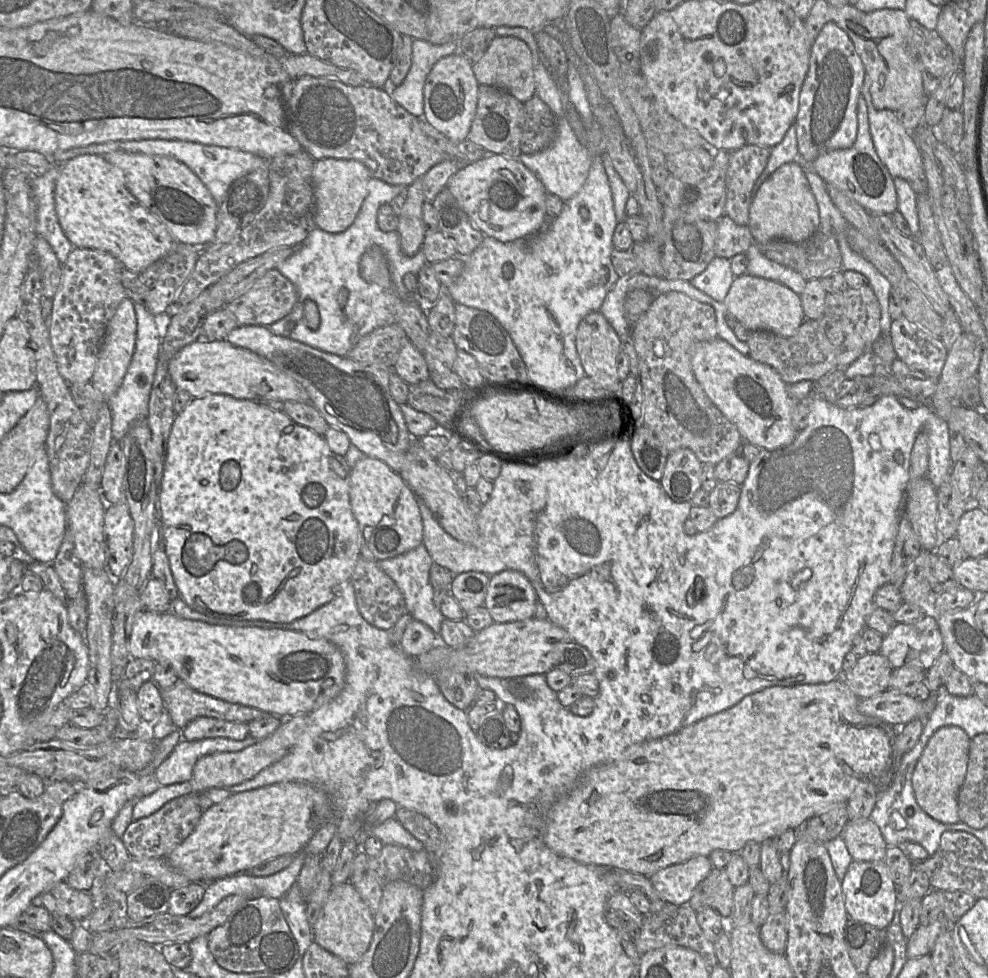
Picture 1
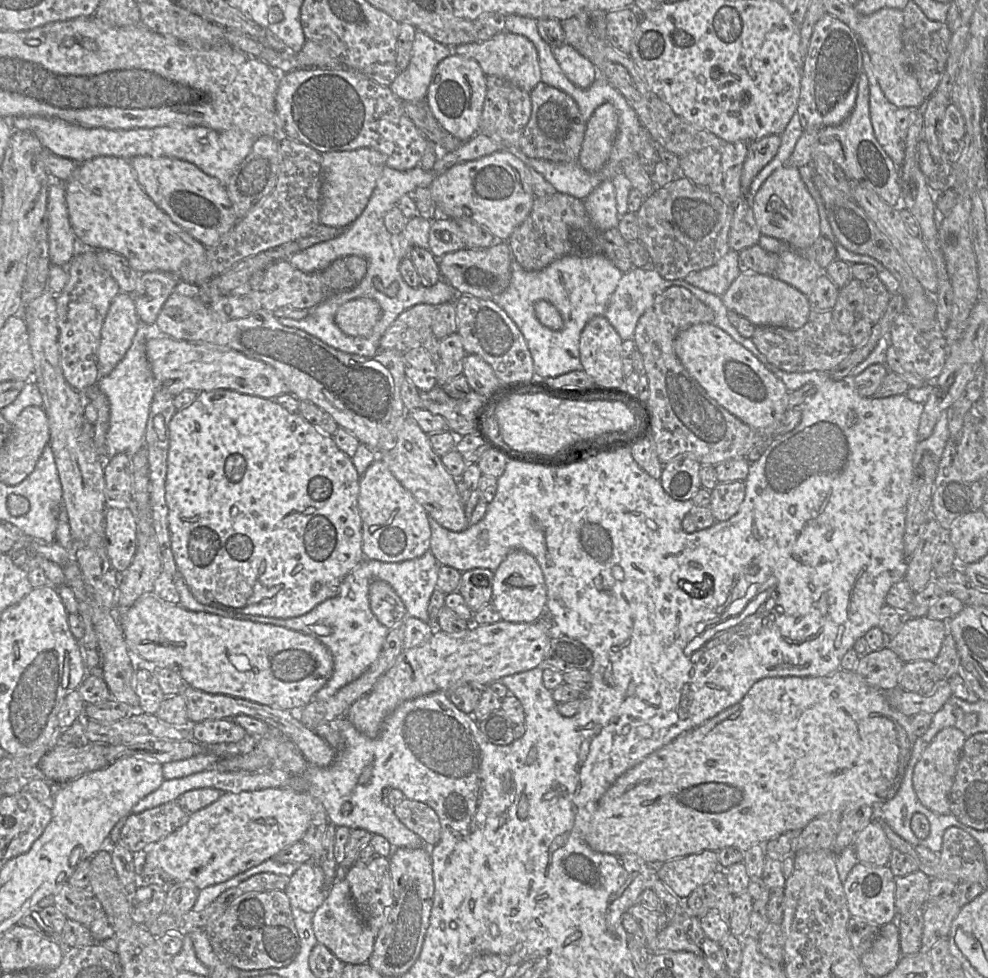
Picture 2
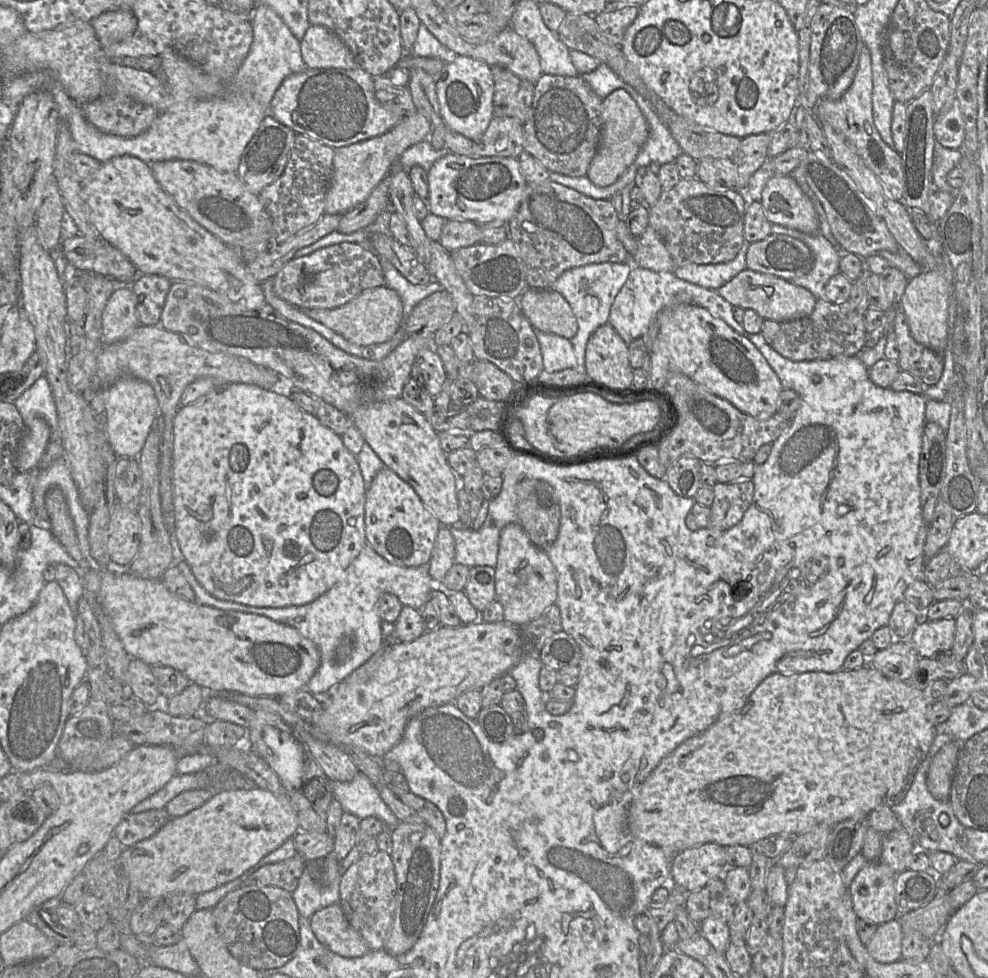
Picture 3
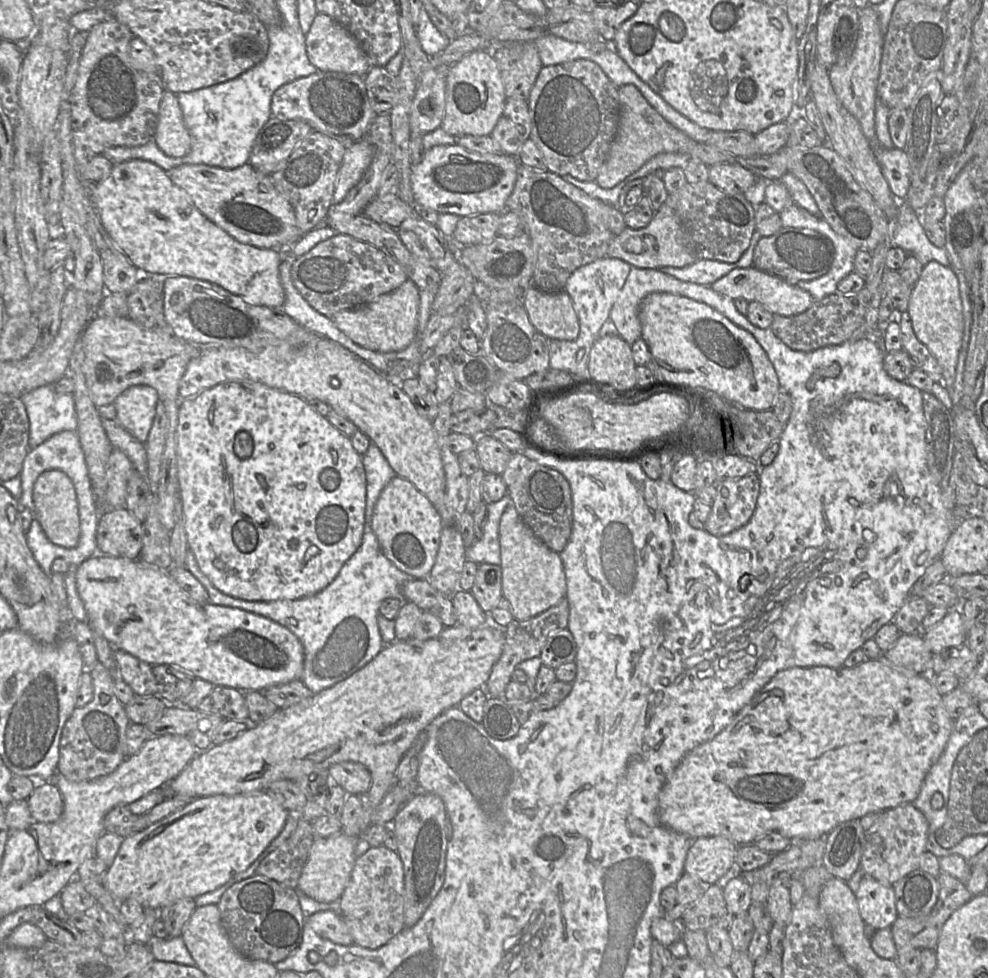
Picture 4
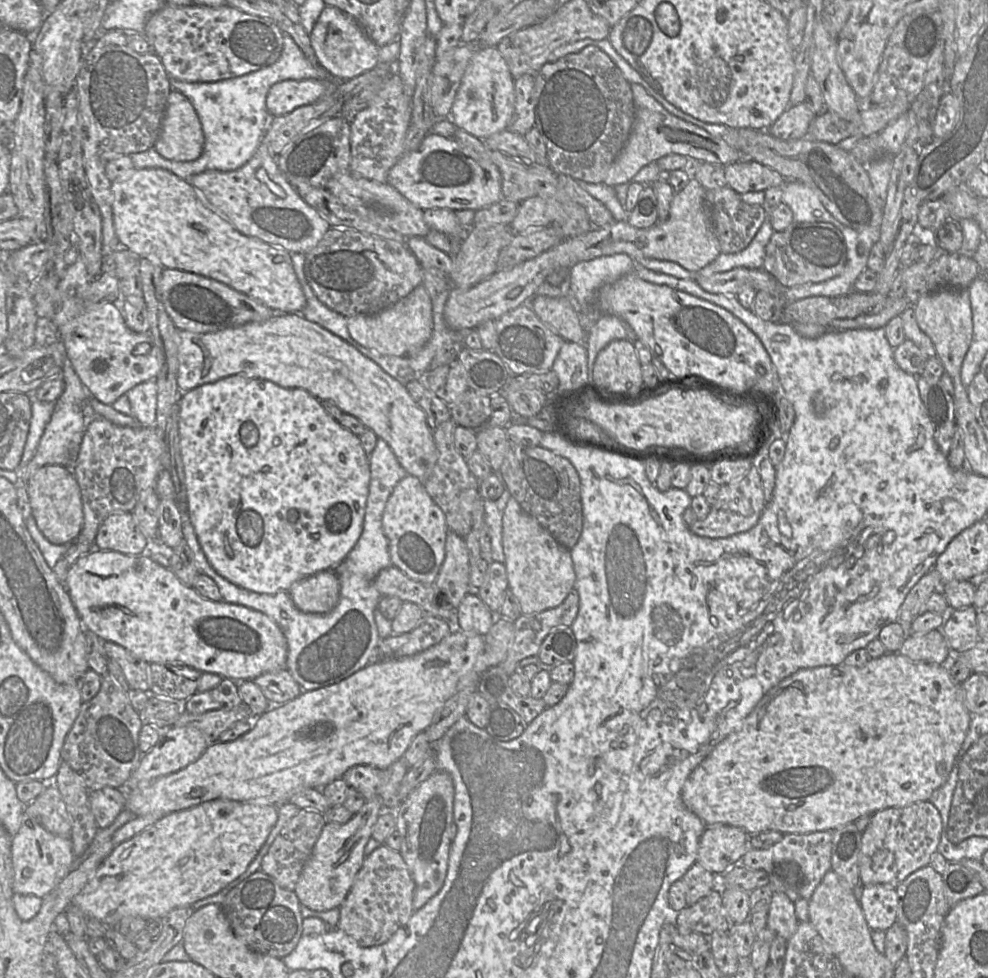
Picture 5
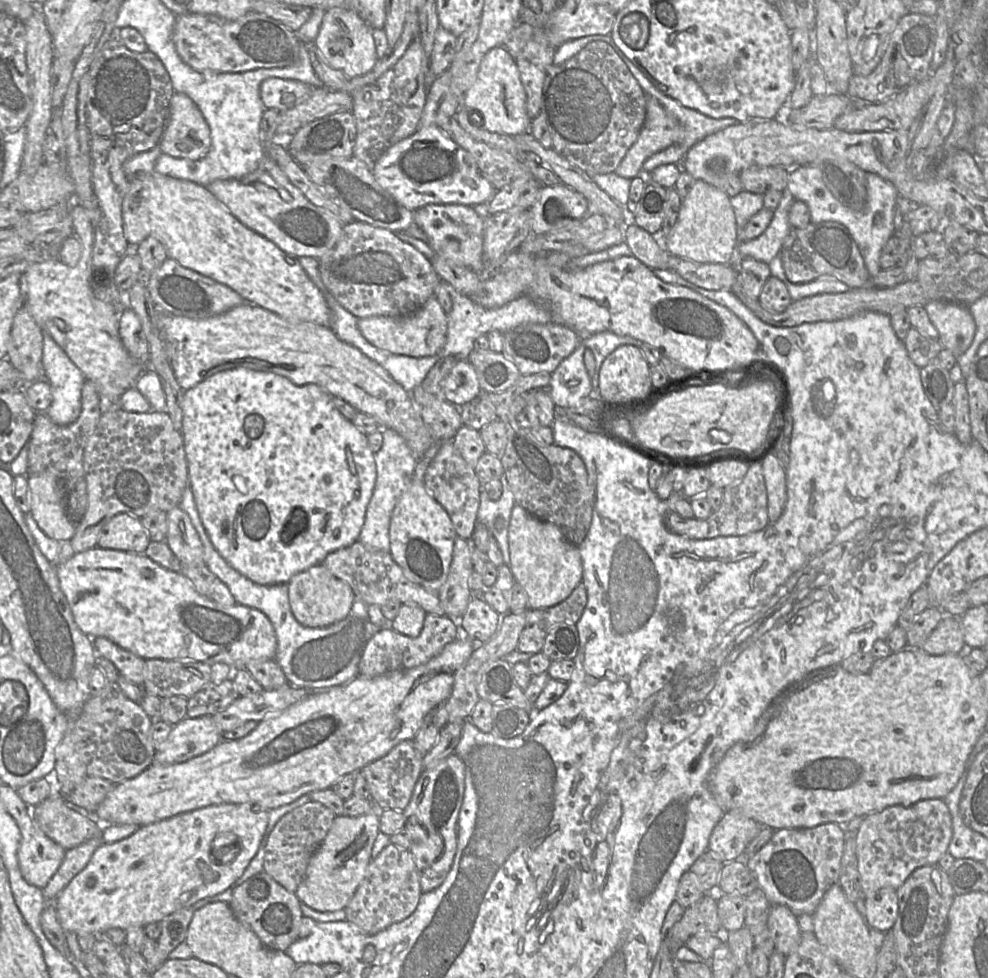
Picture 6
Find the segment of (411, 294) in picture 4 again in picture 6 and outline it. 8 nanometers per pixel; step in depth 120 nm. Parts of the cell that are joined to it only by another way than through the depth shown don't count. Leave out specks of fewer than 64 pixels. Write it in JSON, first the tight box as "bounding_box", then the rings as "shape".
{"bounding_box":[357,295,447,357],"shape":[[[434,295],[412,314],[359,318],[357,326],[372,345],[394,354],[411,357],[434,355],[444,347],[447,339],[447,314]]]}

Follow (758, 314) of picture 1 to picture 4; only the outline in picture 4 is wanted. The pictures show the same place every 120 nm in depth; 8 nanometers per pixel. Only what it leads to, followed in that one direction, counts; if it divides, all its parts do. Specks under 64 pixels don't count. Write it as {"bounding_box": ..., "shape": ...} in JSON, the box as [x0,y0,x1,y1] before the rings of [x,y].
{"bounding_box":[710,267,814,315],"shape":[[[754,267],[734,269],[714,282],[710,287],[713,291],[726,295],[733,300],[741,298],[749,303],[754,301],[759,302],[773,315],[798,315],[808,310],[814,302],[807,291],[800,289],[796,285],[790,285],[779,277],[760,271]]]}

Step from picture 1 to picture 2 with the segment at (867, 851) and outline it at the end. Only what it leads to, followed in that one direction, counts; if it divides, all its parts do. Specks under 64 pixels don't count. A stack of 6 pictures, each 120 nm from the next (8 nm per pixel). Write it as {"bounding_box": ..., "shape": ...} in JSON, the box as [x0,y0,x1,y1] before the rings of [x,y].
{"bounding_box":[853,820,892,866],"shape":[[[877,820],[867,824],[853,842],[858,862],[871,866],[889,864],[892,846]]]}

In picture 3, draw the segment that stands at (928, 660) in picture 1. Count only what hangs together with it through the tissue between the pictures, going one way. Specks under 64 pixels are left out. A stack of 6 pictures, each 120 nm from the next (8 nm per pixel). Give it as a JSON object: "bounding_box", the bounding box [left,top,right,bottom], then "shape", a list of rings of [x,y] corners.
{"bounding_box":[907,618,955,658],"shape":[[[921,618],[907,640],[914,646],[920,658],[930,658],[951,651],[955,631],[955,618],[933,621]]]}

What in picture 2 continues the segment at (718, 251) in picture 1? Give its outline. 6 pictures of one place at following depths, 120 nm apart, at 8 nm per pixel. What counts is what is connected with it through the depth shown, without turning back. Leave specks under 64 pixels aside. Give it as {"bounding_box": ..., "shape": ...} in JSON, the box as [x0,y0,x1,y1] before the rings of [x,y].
{"bounding_box":[728,198,761,252],"shape":[[[742,198],[734,206],[733,217],[728,234],[730,250],[740,252],[758,244],[761,233],[754,219],[749,201]]]}

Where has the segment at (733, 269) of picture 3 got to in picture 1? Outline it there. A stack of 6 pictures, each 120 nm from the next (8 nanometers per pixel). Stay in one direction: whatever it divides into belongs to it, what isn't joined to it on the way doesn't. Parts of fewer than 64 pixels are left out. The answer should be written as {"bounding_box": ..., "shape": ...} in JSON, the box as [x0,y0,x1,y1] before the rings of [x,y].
{"bounding_box":[689,257,734,303],"shape":[[[715,257],[703,272],[689,282],[715,301],[723,303],[734,278],[730,259]]]}

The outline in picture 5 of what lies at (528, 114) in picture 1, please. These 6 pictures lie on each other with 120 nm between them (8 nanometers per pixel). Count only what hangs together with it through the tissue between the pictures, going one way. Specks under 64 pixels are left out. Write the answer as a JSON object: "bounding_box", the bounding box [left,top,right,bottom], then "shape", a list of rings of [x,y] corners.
{"bounding_box":[535,45,635,183],"shape":[[[589,45],[554,63],[547,62],[535,76],[535,124],[546,145],[546,159],[557,175],[586,183],[603,183],[609,168],[625,146],[635,120],[631,84],[599,47]]]}

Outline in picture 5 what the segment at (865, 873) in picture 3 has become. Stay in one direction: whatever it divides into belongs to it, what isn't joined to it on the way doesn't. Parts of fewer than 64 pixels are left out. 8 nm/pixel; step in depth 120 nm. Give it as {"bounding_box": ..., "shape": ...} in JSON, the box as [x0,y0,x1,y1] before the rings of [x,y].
{"bounding_box":[859,884,898,932],"shape":[[[882,884],[864,886],[859,903],[872,931],[886,932],[897,922],[898,896],[894,888]]]}

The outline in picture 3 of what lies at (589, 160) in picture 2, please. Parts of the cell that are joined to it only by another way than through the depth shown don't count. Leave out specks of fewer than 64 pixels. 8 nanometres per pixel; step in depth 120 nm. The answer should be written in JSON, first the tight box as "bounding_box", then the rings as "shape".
{"bounding_box":[587,89,648,187],"shape":[[[625,89],[611,92],[602,102],[599,143],[587,177],[599,187],[615,183],[635,161],[648,138],[648,123],[637,103]]]}

